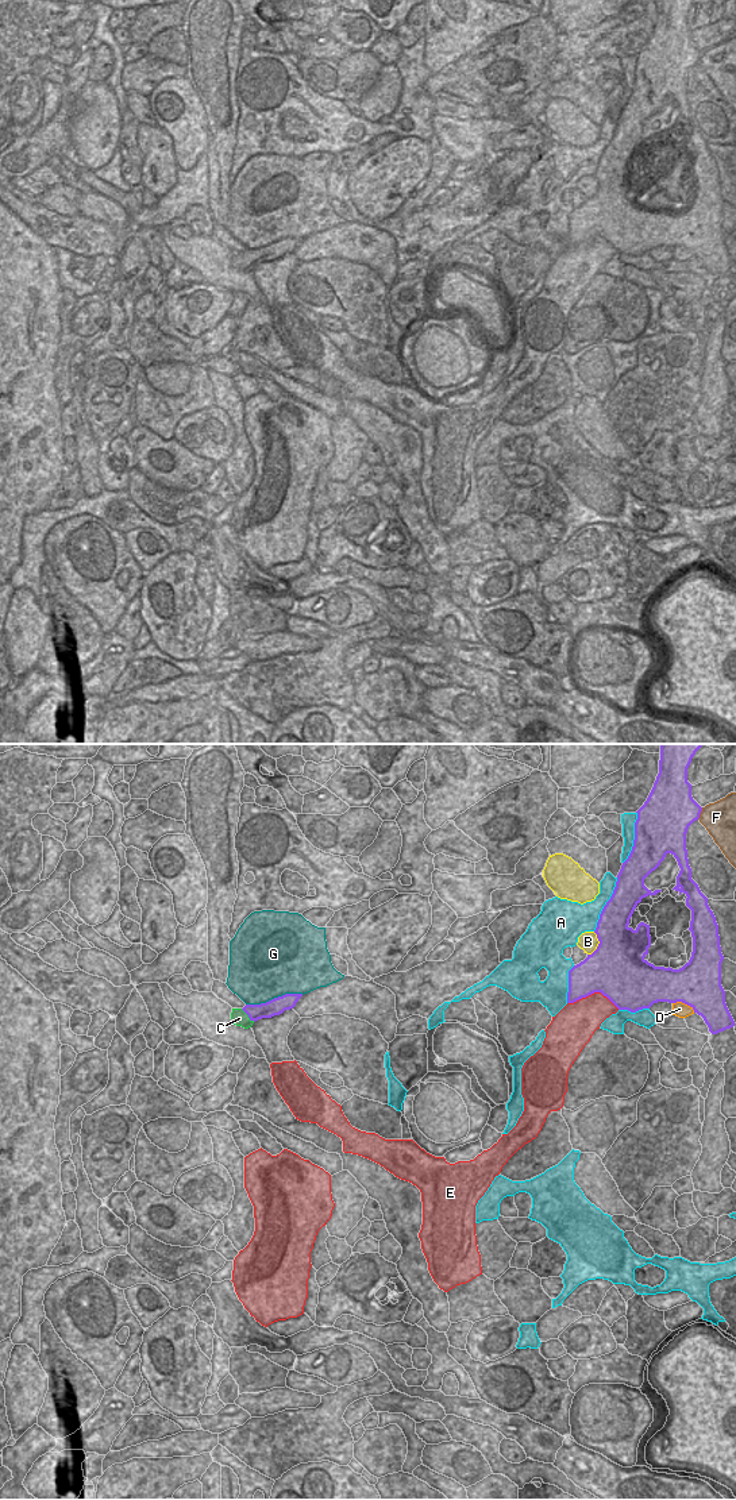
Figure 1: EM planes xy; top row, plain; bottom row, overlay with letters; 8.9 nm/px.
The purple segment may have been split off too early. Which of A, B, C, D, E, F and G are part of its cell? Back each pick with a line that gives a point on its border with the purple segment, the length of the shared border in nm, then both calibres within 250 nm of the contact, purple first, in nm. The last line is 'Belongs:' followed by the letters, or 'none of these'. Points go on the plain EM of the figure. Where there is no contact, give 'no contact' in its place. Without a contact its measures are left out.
C: contact xy (247, 258); length 170 nm; calibres 150 and 140 nm
Belongs: C

